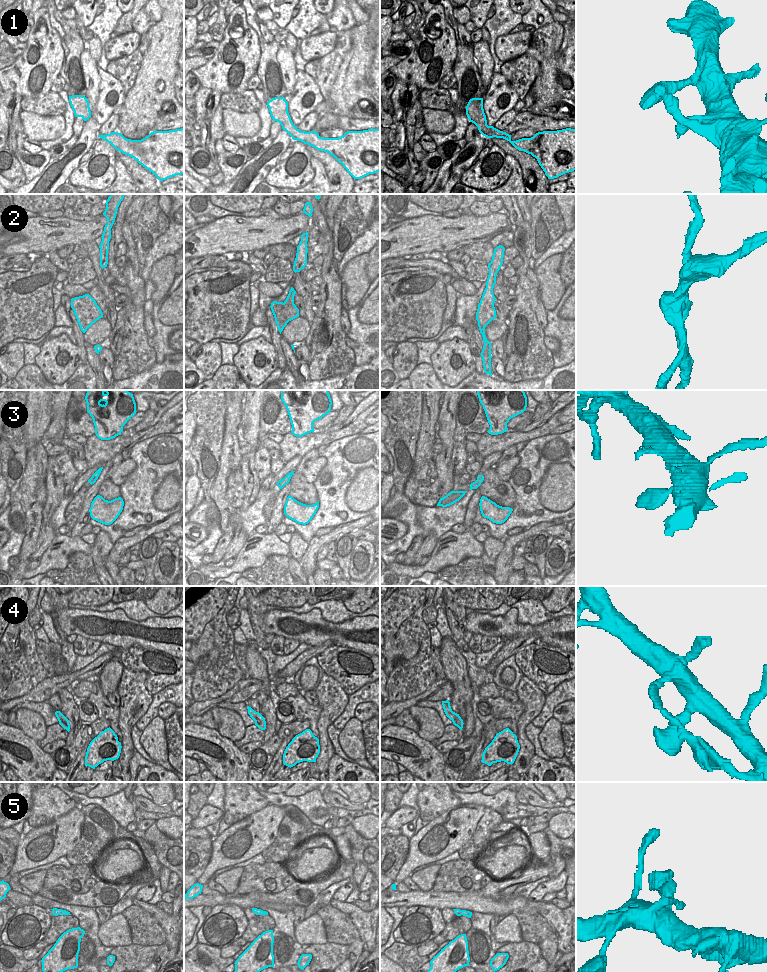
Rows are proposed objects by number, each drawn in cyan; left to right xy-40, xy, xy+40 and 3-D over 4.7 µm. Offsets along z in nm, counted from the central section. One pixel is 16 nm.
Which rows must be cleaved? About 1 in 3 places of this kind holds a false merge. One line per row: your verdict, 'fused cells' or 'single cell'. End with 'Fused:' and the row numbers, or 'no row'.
1: single cell
2: fused cells
3: single cell
4: fused cells
5: single cell
Fused: 2, 4

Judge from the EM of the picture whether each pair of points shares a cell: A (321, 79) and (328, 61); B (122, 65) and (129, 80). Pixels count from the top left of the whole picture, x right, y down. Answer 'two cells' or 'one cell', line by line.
A: one cell
B: one cell

